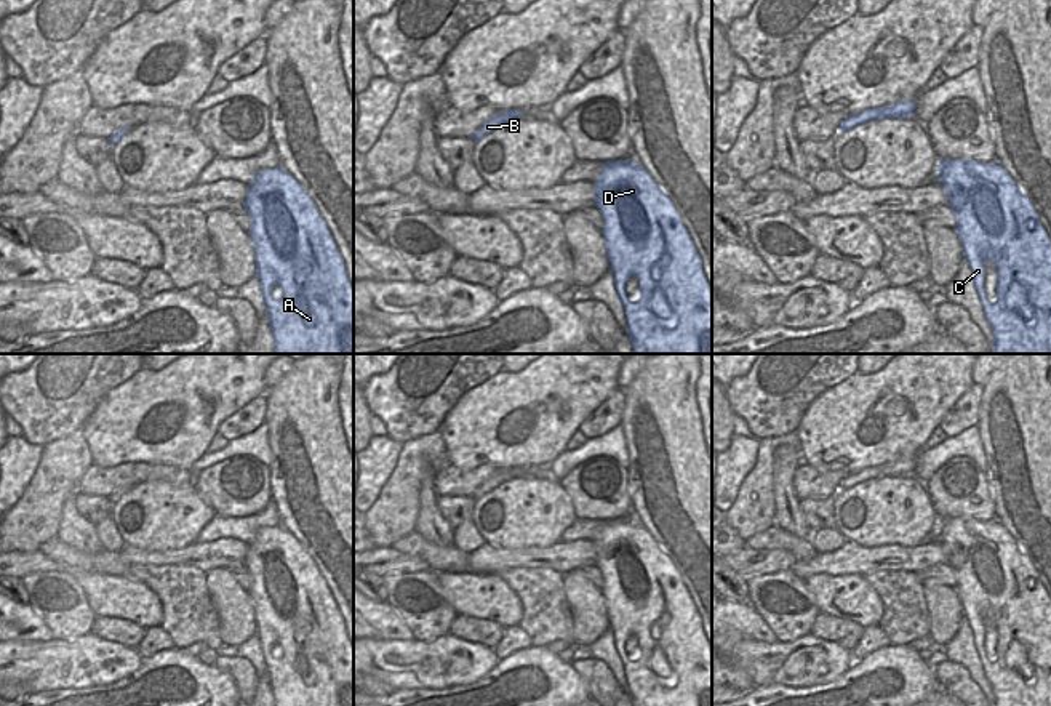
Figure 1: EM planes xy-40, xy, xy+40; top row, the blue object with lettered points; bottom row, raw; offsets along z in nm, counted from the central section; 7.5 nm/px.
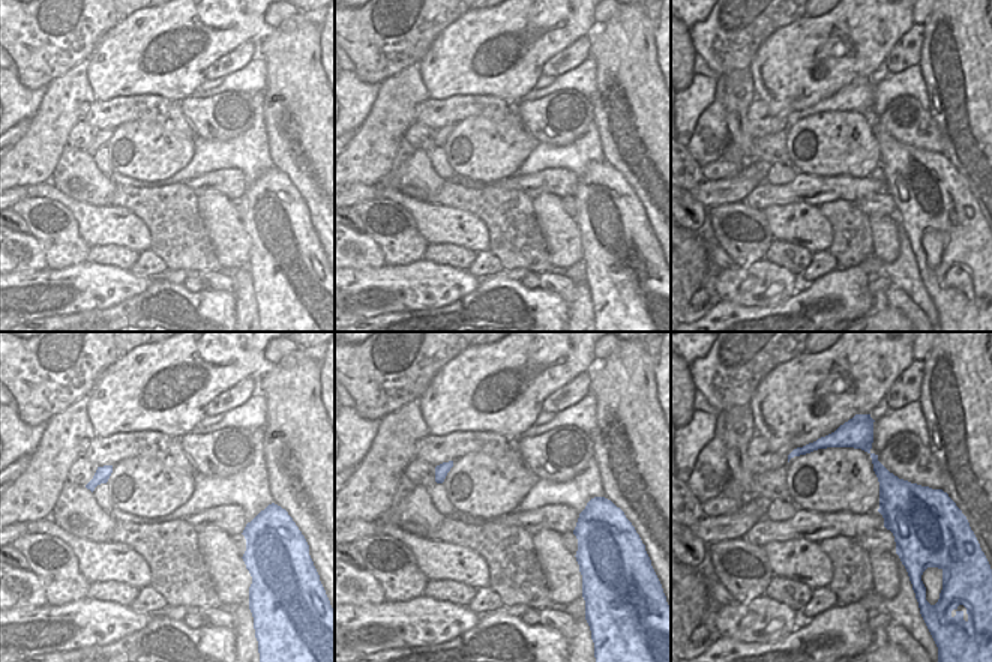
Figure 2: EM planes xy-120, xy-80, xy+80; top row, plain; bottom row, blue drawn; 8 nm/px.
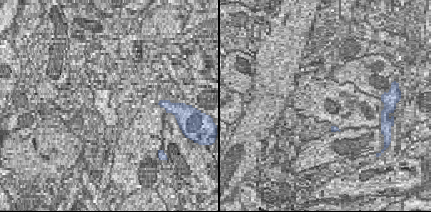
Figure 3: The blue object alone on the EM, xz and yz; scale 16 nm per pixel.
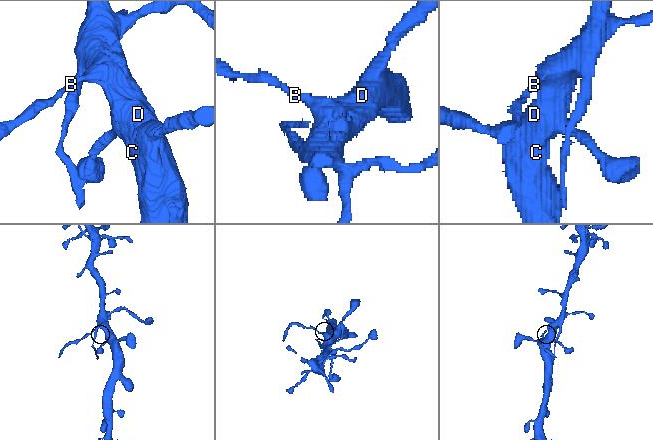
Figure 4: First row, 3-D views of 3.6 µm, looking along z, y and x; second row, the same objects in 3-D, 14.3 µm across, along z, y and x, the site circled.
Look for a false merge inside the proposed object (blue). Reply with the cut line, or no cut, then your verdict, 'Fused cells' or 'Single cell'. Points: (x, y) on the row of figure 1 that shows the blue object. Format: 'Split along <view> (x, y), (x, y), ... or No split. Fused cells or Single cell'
Split along xy+40 (861, 112), (869, 119). Fused cells

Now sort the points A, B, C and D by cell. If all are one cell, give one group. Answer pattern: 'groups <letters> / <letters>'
groups A C D / B

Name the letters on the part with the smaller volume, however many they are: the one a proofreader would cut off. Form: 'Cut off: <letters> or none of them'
Cut off: B

